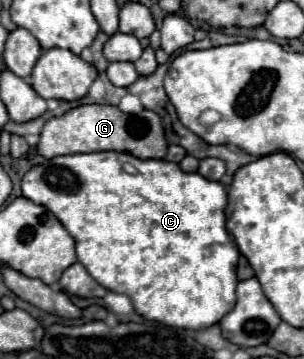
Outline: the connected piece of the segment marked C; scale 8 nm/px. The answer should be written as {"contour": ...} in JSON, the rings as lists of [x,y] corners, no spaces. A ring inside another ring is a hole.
{"contour":[[[99,151],[65,155],[31,167],[21,179],[23,197],[53,211],[77,243],[77,261],[105,289],[127,295],[147,321],[169,327],[205,329],[223,319],[235,305],[237,259],[235,239],[225,227],[227,191],[197,173],[185,173],[165,159],[137,159],[129,153]]]}

